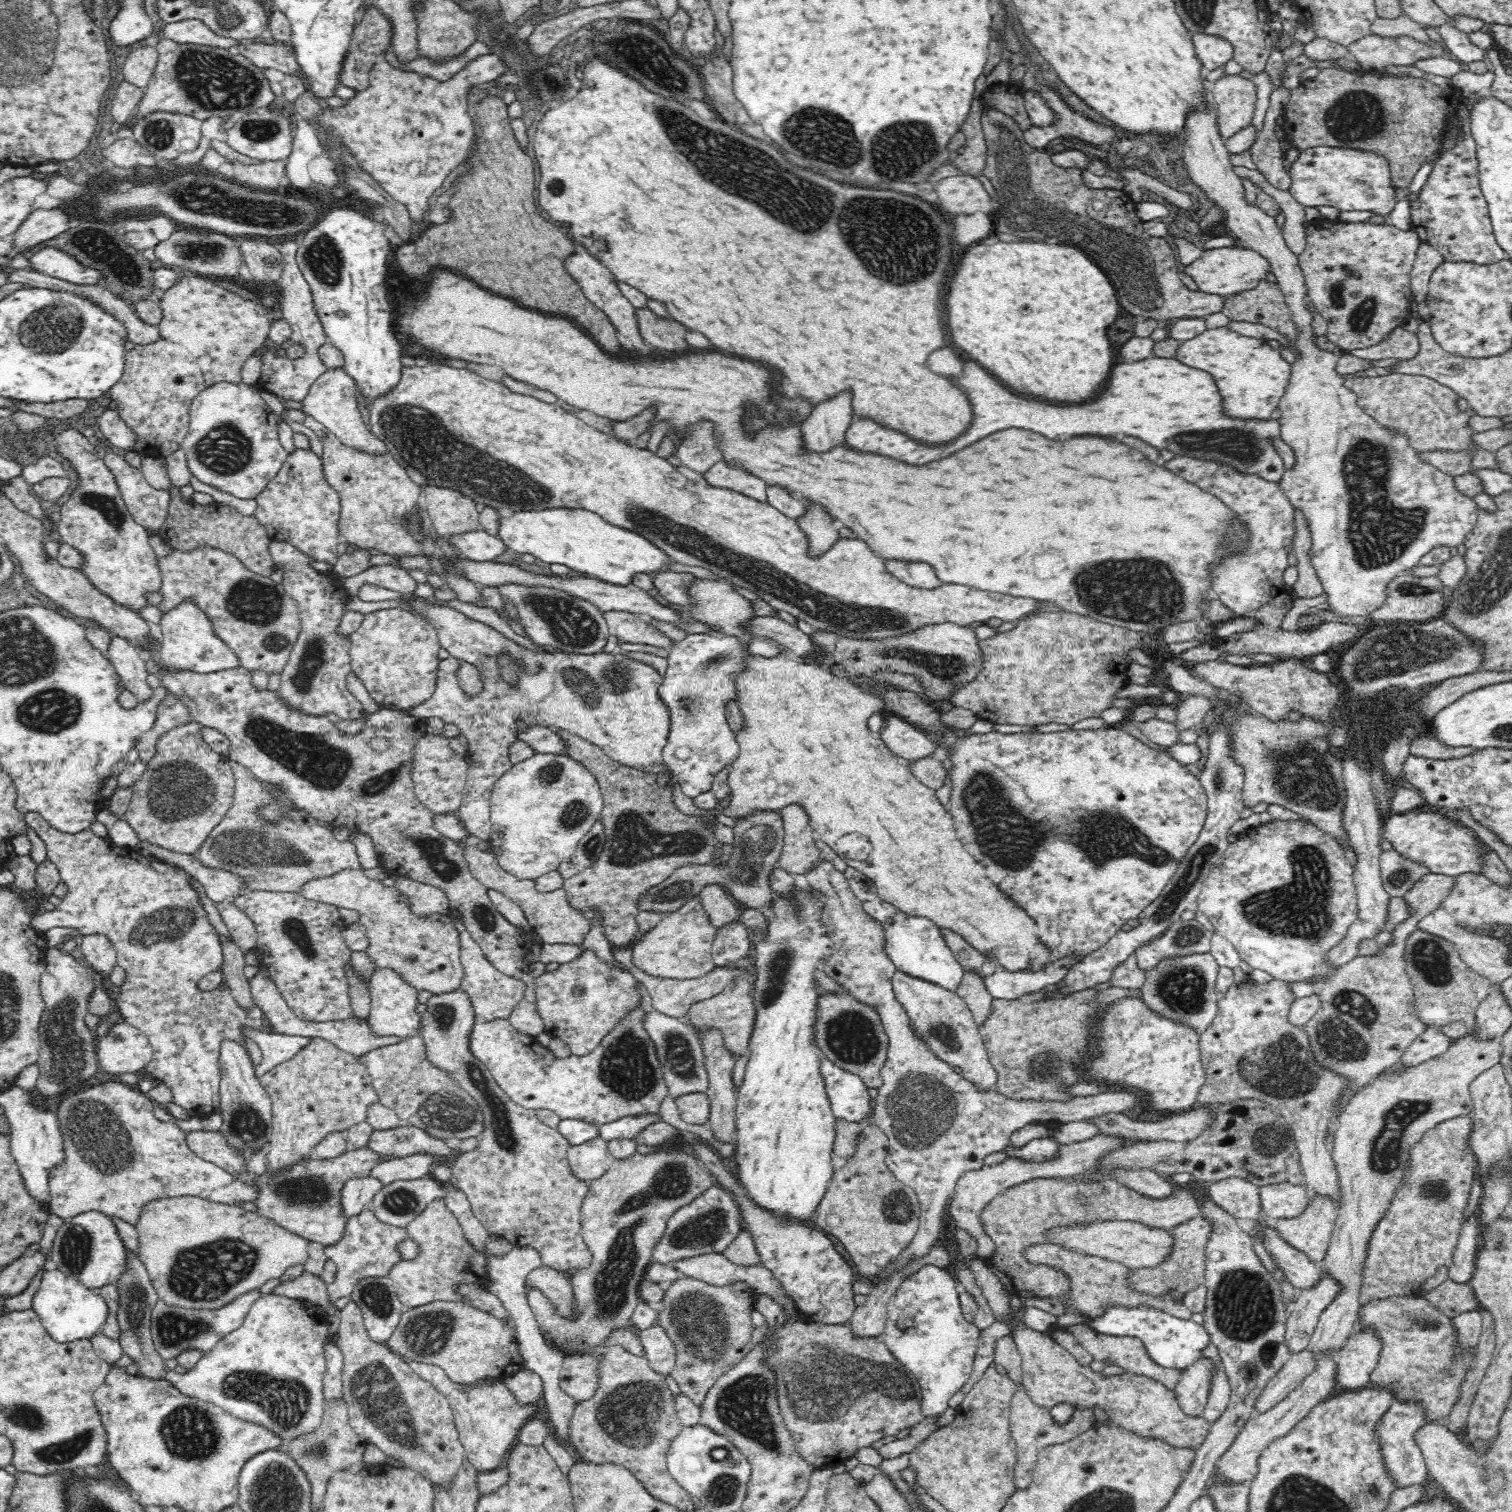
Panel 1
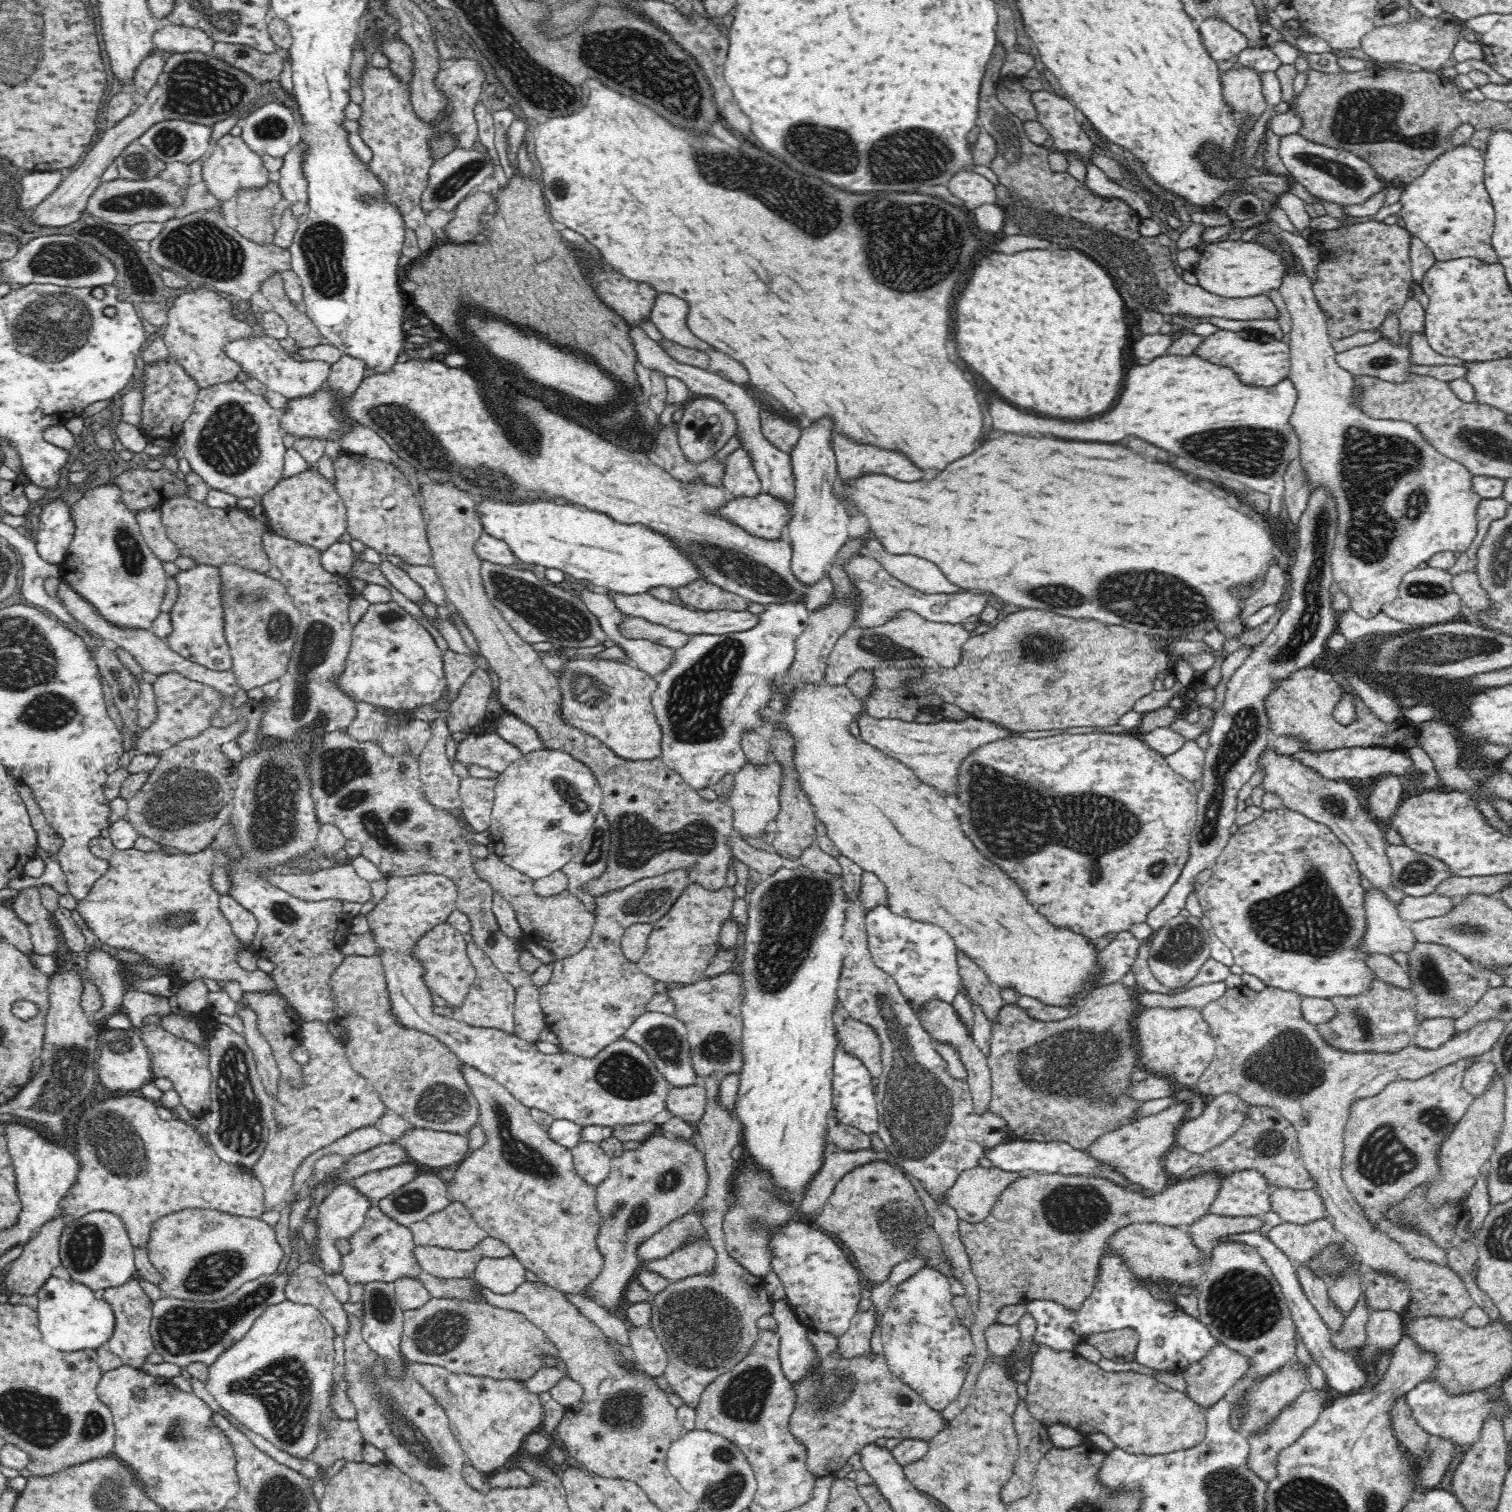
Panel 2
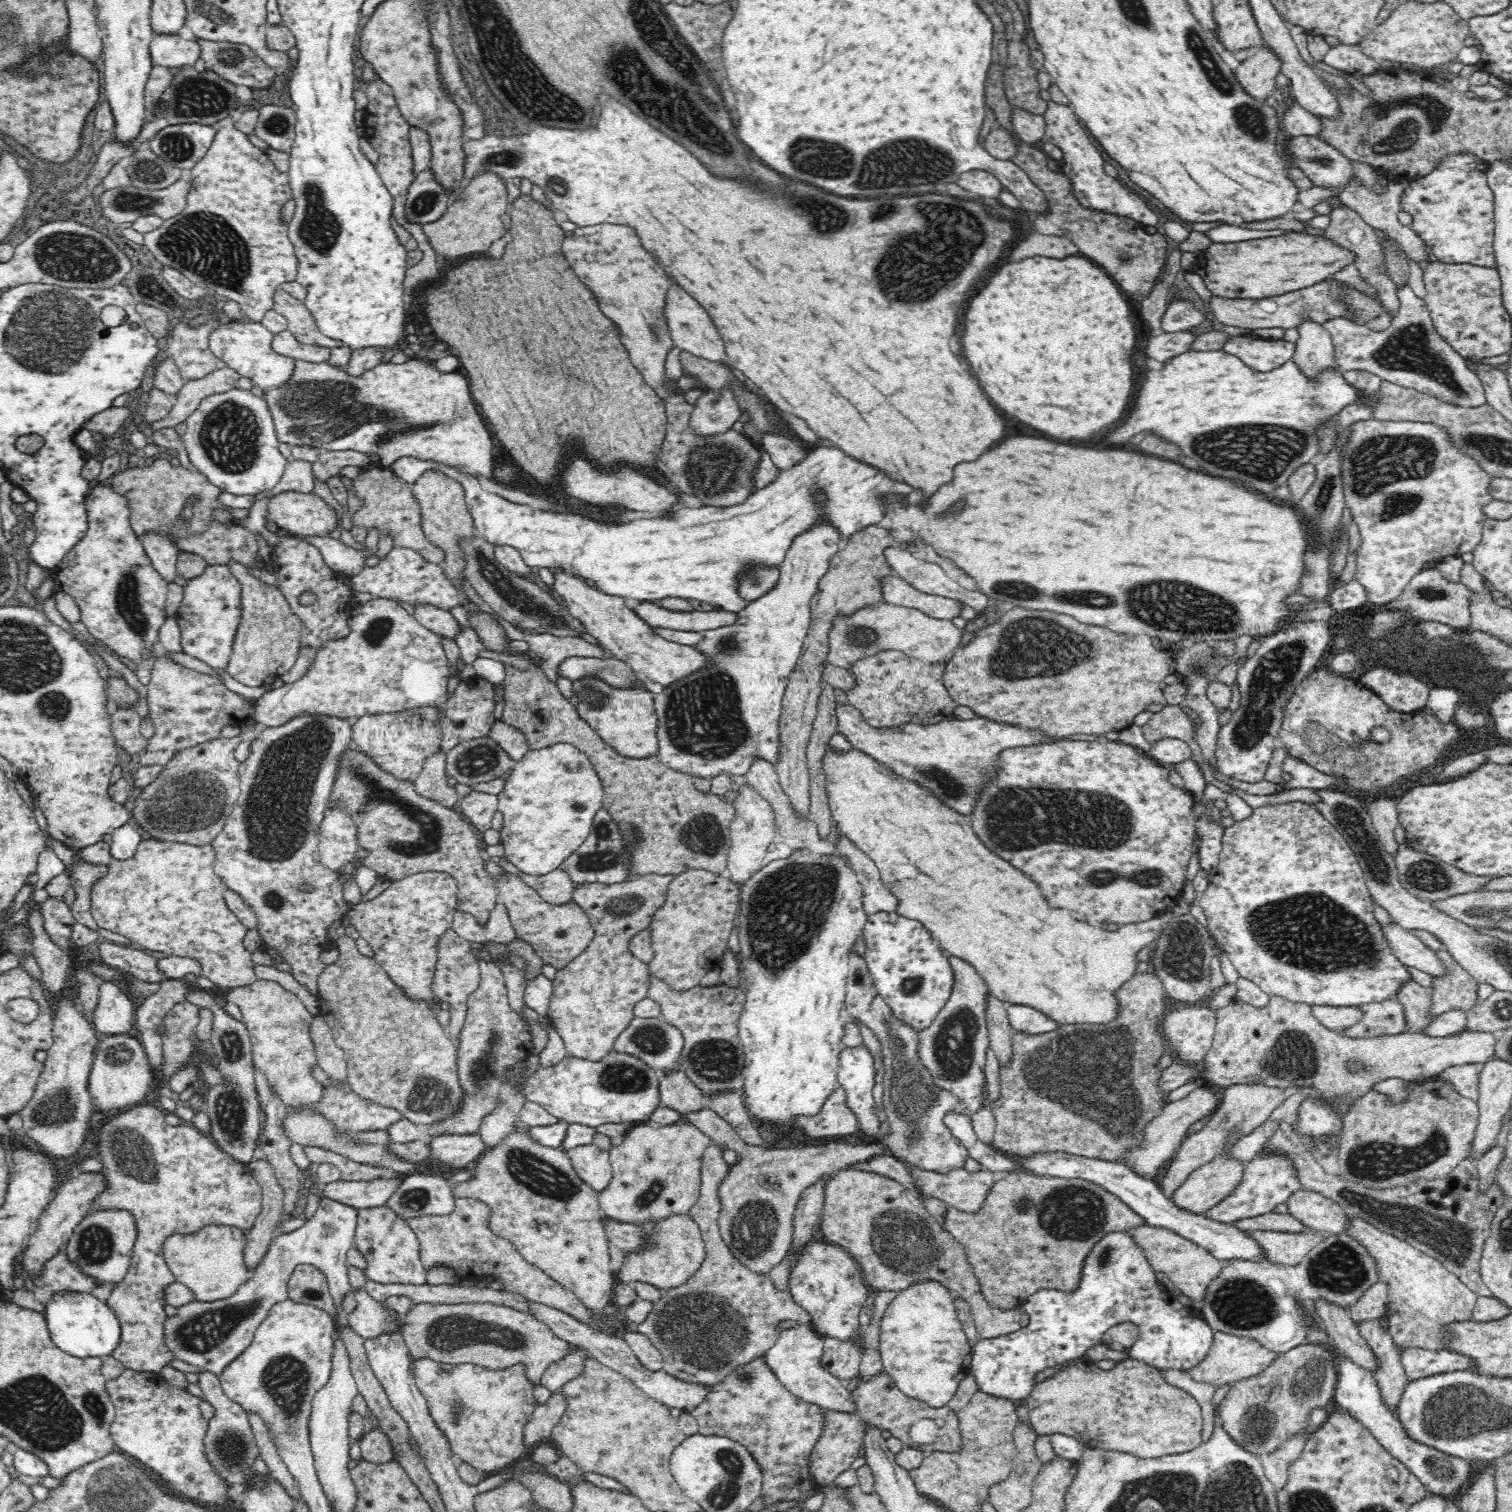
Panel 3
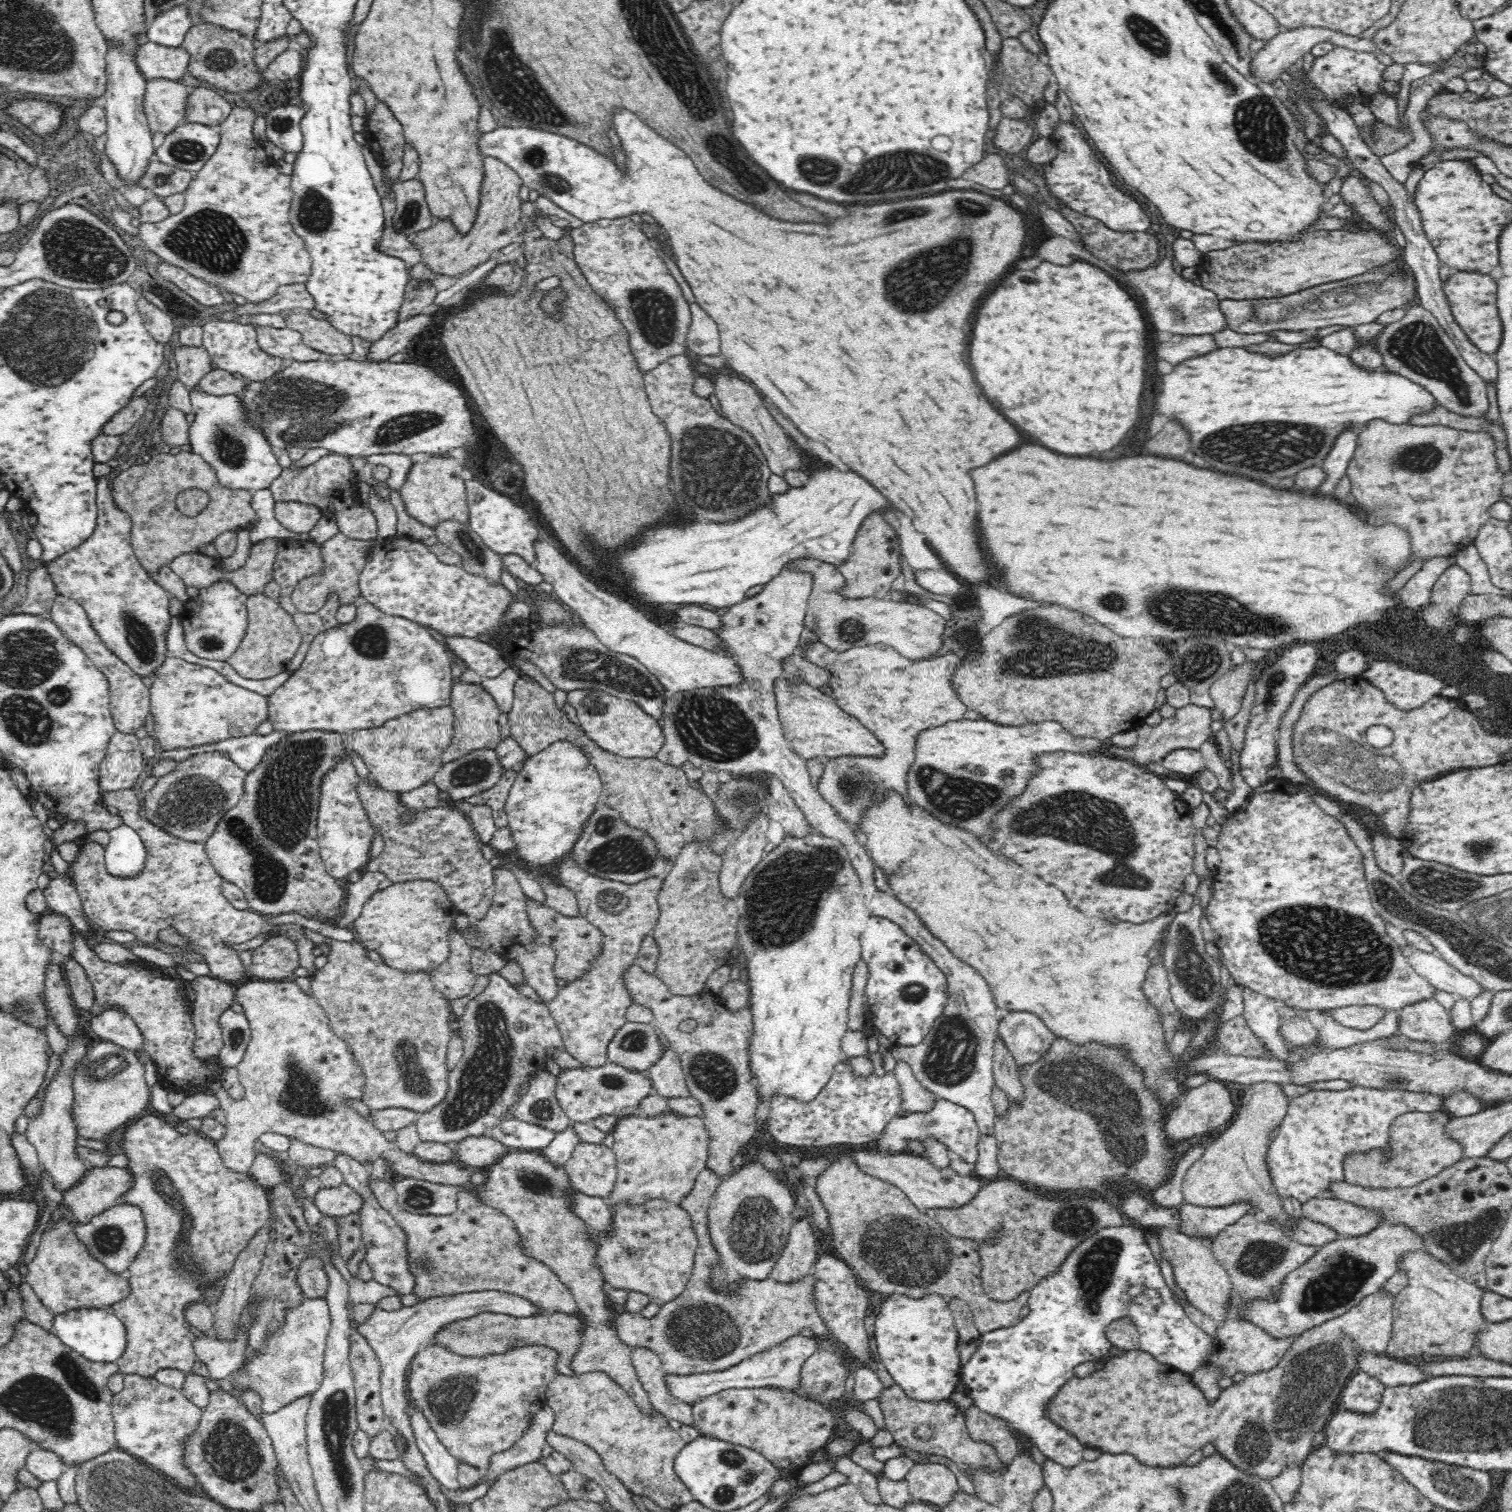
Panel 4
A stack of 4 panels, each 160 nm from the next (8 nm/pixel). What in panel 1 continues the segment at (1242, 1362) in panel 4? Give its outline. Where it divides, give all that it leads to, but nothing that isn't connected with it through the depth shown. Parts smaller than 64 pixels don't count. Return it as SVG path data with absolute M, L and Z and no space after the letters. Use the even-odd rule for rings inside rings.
M1199 1359L1184 1369L1176 1385L1176 1401L1188 1416L1203 1417L1210 1390L1211 1361Z

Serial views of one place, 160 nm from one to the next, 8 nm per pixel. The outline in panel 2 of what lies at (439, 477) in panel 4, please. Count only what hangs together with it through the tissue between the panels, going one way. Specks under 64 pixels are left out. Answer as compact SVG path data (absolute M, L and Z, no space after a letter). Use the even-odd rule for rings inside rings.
M450 481L445 483L431 482L429 484L421 485L421 498L420 501L423 504L423 514L424 521L427 528L427 541L431 549L431 562L437 574L439 583L443 587L446 600L450 603L455 610L457 610L462 616L464 622L467 624L468 628L473 632L475 639L477 640L479 651L490 663L490 666L496 675L498 675L498 688L500 699L499 702L503 704L510 714L522 719L524 722L527 722L530 726L535 728L535 731L540 735L541 741L546 745L547 749L553 750L562 750L567 752L568 755L572 756L575 760L582 762L587 768L590 768L590 771L594 774L594 777L597 779L597 782L601 786L603 791L603 800L601 802L601 811L605 815L607 822L611 826L611 842L608 852L608 862L606 862L606 868L604 872L598 876L598 878L593 878L590 883L587 883L583 888L587 890L588 895L592 899L600 898L600 896L606 896L610 892L616 892L616 890L626 889L626 886L632 886L632 884L644 880L644 878L650 878L655 876L660 876L661 874L676 870L676 869L686 869L689 871L689 878L691 883L700 884L705 890L710 890L711 892L716 892L720 888L725 887L726 883L726 872L728 872L728 866L731 864L731 859L733 858L732 850L730 850L730 845L728 845L728 838L734 834L733 829L733 811L730 805L725 801L725 799L718 799L716 801L706 801L702 799L696 790L693 790L684 780L680 777L680 774L677 774L674 770L668 768L666 764L661 760L661 758L654 758L653 760L644 760L644 761L630 761L625 760L624 758L619 758L616 754L613 754L612 750L609 750L600 739L593 737L592 735L578 730L568 723L562 721L560 713L558 713L558 702L560 702L560 687L558 687L558 679L550 669L544 666L540 657L538 657L538 651L536 651L532 644L526 642L505 620L503 614L496 608L490 599L487 597L488 593L486 592L483 578L481 577L481 563L482 561L478 558L478 555L475 554L475 542L478 540L480 534L482 534L483 524L480 520L479 514L477 513L477 503L475 499L464 492L456 485L452 484Z

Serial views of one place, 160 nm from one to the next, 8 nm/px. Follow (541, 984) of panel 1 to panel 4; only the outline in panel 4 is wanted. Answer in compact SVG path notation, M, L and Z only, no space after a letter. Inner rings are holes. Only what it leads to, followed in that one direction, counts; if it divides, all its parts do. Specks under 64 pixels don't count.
M567 857L554 866L553 872L560 878L560 883L574 893L579 914L600 930L602 946L588 970L577 980L566 980L547 1007L563 1036L564 1050L583 1066L596 1068L609 1061L608 1045L629 1021L626 1011L633 1001L625 987L625 972L635 964L642 938L656 926L657 899L665 878L645 878L637 884L605 880L588 874Z

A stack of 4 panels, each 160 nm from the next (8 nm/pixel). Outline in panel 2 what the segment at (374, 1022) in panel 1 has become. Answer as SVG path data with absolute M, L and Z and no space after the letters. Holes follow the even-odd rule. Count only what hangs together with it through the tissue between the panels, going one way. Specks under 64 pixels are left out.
M417 874L412 876L386 877L388 893L384 902L377 903L374 910L367 914L369 927L373 930L375 943L383 953L383 963L386 989L390 997L390 1013L394 1021L403 1028L418 1030L424 1034L436 1037L449 1047L458 1059L465 1064L477 1068L482 1074L493 1078L501 1084L522 1105L529 1109L538 1109L551 1114L558 1120L571 1120L576 1124L585 1126L618 1126L633 1125L648 1122L659 1112L667 1108L665 1104L669 1083L661 1075L654 1061L641 1047L622 1036L602 1048L592 1058L579 1057L572 1053L542 1053L535 1043L508 1034L500 1029L476 1027L465 1024L457 1017L444 1017L432 1012L432 992L424 985L422 974L424 969L416 957L412 957L412 948L418 938L442 922L447 922L451 912L456 910L458 897L457 887L448 877L438 874Z

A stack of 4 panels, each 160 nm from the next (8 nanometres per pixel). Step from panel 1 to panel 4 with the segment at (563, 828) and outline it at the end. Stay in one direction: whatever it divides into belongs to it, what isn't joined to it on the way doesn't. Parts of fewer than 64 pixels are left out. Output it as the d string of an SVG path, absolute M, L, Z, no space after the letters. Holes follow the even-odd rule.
M556 741L536 755L528 756L523 768L517 772L516 781L504 804L507 827L516 844L511 851L512 858L528 873L553 870L560 860L572 852L590 816L601 805L600 796L603 790L599 772L589 762L584 752L572 742Z

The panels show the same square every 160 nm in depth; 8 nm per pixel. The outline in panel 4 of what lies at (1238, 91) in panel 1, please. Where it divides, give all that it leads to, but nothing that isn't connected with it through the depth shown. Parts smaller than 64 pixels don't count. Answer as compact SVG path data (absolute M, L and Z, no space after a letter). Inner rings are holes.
M1302 27L1291 31L1281 30L1274 38L1267 40L1263 48L1252 56L1252 60L1250 60L1250 75L1246 76L1246 78L1260 88L1264 84L1273 84L1282 73L1290 71L1298 58L1304 56L1306 52L1311 52L1310 48L1316 46L1318 42L1331 42L1334 47L1345 46L1346 48L1359 50L1360 52L1374 53L1376 59L1386 67L1396 64L1391 56L1380 53L1380 50L1376 49L1376 45L1374 45L1372 39L1366 40L1358 36L1348 36L1320 27Z

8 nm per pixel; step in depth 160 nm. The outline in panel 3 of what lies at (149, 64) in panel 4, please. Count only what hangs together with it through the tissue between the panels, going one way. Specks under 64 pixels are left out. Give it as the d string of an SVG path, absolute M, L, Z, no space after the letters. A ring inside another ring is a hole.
M154 34L150 43L153 66L170 70L194 66L201 55L197 40L184 39L180 34Z

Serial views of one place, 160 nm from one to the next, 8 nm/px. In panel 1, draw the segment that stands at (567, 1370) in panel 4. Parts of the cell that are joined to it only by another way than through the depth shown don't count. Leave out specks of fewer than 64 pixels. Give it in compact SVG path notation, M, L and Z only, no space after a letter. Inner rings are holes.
M430 1302L428 1305L406 1309L402 1313L396 1330L392 1332L392 1336L386 1340L385 1344L407 1362L415 1361L442 1368L448 1378L454 1382L474 1383L489 1377L505 1380L525 1368L522 1355L518 1351L513 1323L513 1321L510 1321L509 1325L502 1323L500 1319L489 1312L476 1309L462 1302Z

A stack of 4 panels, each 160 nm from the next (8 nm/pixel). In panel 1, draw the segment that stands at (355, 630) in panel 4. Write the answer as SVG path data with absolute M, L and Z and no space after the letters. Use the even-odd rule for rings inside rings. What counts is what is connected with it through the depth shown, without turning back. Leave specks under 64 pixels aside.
M398 607L381 609L363 615L360 628L350 636L349 655L352 670L362 680L362 684L378 706L411 711L427 701L434 694L436 688L437 672L441 661L438 659L441 644L437 630L414 612Z

